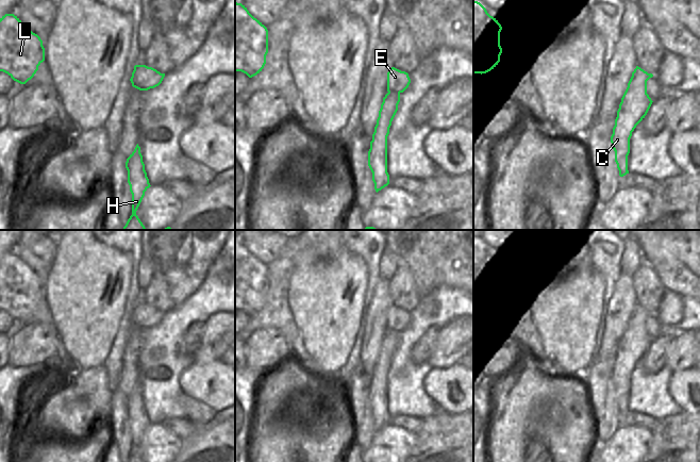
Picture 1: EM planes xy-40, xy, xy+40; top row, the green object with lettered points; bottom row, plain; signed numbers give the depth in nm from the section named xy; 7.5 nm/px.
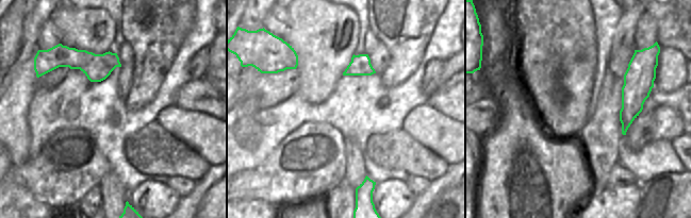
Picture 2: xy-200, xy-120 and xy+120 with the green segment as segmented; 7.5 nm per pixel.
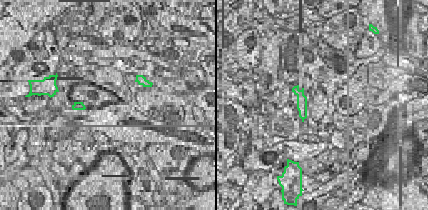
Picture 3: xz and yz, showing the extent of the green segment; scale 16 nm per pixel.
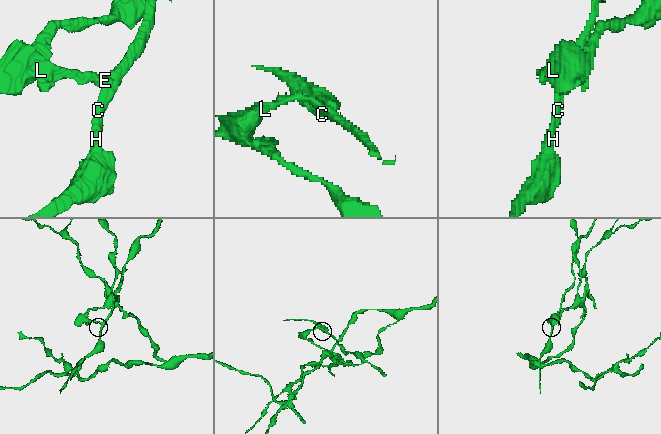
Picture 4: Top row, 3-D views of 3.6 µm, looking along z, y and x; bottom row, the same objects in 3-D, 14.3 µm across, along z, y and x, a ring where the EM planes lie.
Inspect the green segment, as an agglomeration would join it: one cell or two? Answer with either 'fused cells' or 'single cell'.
fused cells

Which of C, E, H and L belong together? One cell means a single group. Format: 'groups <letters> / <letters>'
groups C H / E L

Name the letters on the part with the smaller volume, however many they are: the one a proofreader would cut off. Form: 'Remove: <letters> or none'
Remove: C, H.

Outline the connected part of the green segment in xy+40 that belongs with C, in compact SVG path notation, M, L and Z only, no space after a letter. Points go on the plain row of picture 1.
M636 304L617 349L611 381L620 415L629 412L628 394L632 370L645 357L653 341L647 332L647 319L652 315L652 312Z

